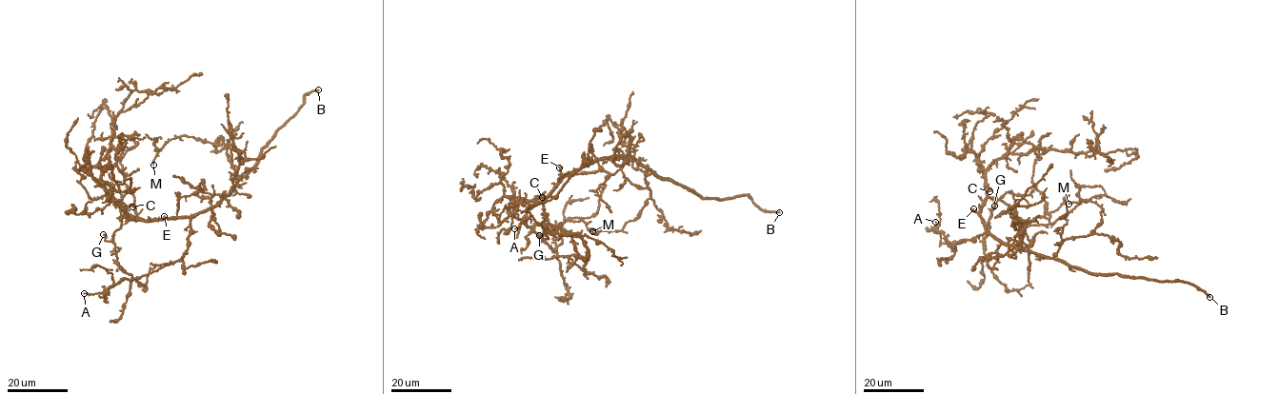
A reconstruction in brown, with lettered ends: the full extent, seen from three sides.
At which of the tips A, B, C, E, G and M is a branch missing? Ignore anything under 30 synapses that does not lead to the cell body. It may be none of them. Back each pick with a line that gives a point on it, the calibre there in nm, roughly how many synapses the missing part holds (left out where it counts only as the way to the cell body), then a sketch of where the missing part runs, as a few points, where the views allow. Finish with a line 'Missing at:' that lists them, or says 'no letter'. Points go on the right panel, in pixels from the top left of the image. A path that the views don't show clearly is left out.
B: at (1209, 297); 200 nm thick; about 200 synapses
E: at (973, 208); 140 nm thick; about 40 synapses; missing branch runs (973, 208), (946, 206), (945, 210), (953, 220), (937, 226), (929, 218)
M: at (1069, 204); 150 nm thick; about 35 synapses; missing branch runs (1069, 204), (1056, 215), (1057, 221), (1068, 228)
Missing at: B, E, M

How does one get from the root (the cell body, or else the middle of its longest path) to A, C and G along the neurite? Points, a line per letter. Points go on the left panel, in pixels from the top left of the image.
A: (165, 219), (186, 216), (189, 219), (188, 249), (180, 259), (138, 278), (119, 281), (105, 292), (84, 293)
C: (165, 219), (135, 219), (123, 209), (124, 205), (132, 206)
G: (165, 219), (148, 220), (125, 214), (111, 240), (106, 241), (103, 234)

